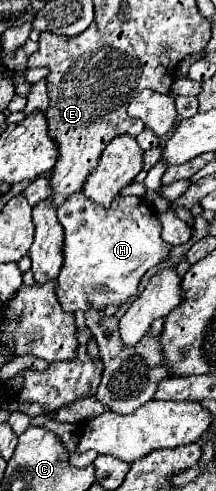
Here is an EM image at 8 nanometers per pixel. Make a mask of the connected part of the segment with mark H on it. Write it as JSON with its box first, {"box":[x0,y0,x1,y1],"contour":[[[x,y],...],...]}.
{"box":[56,192,172,314],"contour":[[[78,192],[58,208],[58,220],[64,226],[66,240],[56,296],[62,308],[72,314],[92,308],[102,310],[112,304],[122,308],[138,294],[140,278],[172,250],[172,246],[162,240],[156,212],[136,196],[118,196],[112,206],[104,210]]]}

